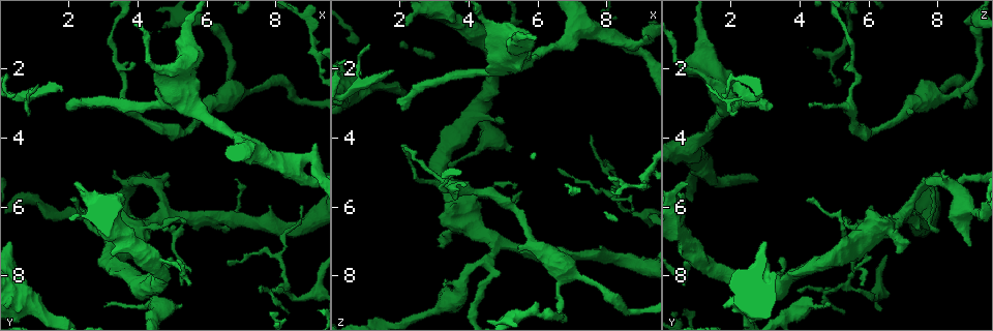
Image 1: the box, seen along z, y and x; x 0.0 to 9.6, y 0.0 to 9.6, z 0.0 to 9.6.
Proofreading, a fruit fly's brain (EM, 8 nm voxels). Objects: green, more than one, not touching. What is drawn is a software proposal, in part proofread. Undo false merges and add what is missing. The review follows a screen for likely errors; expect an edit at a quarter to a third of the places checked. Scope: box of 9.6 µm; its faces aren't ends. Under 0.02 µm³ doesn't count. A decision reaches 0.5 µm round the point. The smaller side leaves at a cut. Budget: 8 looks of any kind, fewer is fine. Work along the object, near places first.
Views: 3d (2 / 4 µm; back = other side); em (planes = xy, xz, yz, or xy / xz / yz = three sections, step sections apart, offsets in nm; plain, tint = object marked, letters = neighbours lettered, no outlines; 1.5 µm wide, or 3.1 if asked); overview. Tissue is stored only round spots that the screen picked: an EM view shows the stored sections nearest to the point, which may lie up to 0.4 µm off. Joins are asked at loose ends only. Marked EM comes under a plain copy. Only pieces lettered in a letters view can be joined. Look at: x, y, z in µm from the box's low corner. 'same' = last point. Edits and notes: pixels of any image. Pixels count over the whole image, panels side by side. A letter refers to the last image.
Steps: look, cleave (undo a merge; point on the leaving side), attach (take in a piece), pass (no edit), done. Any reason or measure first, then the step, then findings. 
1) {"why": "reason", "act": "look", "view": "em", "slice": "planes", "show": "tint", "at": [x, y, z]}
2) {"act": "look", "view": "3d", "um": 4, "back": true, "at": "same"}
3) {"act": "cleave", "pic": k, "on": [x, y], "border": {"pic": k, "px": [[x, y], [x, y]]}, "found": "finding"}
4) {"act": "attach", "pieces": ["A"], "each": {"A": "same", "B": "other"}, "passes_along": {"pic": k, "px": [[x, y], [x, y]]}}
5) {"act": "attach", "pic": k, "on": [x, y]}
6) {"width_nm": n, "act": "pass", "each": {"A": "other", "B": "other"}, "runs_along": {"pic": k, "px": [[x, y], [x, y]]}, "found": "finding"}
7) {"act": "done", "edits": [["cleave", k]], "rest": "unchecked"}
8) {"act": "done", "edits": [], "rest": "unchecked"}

{"why": "an open end", "act": "look", "view": "3d", "um": 2, "at": [5.15, 8.90, 4.40]}

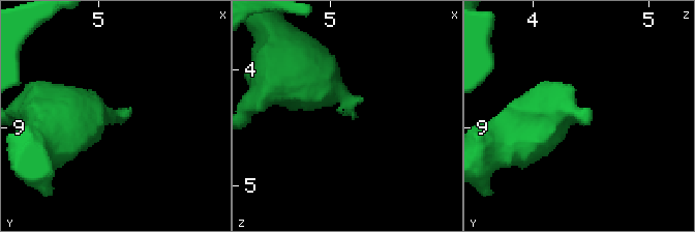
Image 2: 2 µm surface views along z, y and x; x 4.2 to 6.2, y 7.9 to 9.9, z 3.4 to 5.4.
{"act": "look", "view": "em", "slice": "yz", "step": 8, "show": "letters", "at": [5.20, 8.88, 4.46]}

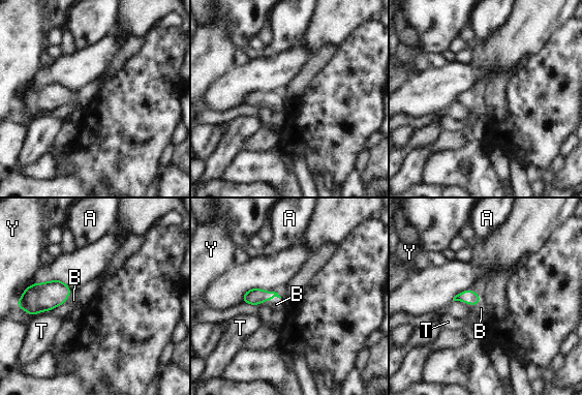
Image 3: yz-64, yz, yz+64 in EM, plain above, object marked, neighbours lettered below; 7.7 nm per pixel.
{"longest_contact_nm": ["B", 140], "act": "attach", "pieces": ["B"], "each": {"A": "other", "B": "same", "T": "other", "Y": "other"}, "passes_along": {"pic": 3, "px": [[469, 297], [473, 304], [481, 308]]}, "found": "it goes on there"}

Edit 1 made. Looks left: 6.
{"why": "see it whole again", "act": "look", "view": "overview"}

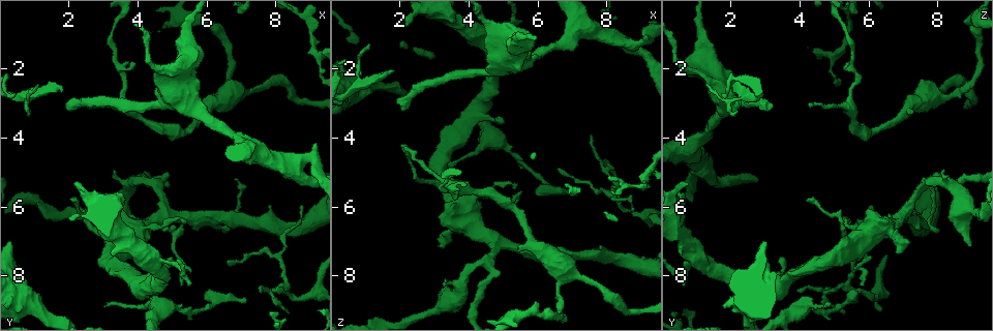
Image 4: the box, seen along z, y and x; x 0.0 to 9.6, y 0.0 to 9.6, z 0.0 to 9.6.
{"why": "branch stops here", "act": "look", "view": "em", "slice": "xz", "step": 8, "show": "letters", "at": [7.10, 8.80, 5.65]}

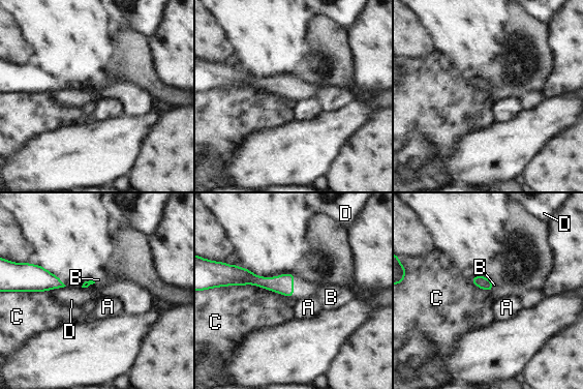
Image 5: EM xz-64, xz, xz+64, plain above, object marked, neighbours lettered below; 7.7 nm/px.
{"why": "another direction", "act": "look", "view": "em", "slice": "planes", "show": "letters", "at": "same"}

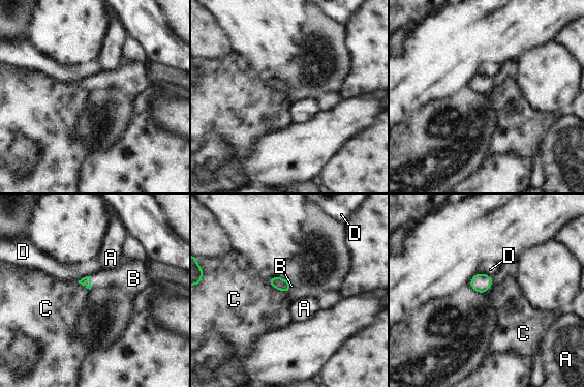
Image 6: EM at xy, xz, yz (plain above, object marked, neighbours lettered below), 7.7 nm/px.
{"act": "attach", "pieces": ["B"], "each": {"A": "other", "B": "same", "C": "other", "D": "other"}, "found": "it goes on there"}

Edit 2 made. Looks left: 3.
{"why": "long arm stops here", "act": "look", "view": "em", "slice": "planes", "show": "tint", "at": [2.10, 3.10, 3.15]}

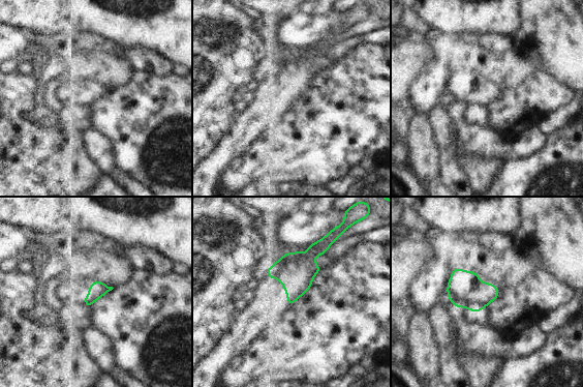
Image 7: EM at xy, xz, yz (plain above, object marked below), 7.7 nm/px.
{"act": "look", "view": "em", "slice": "planes", "show": "letters", "at": "same"}

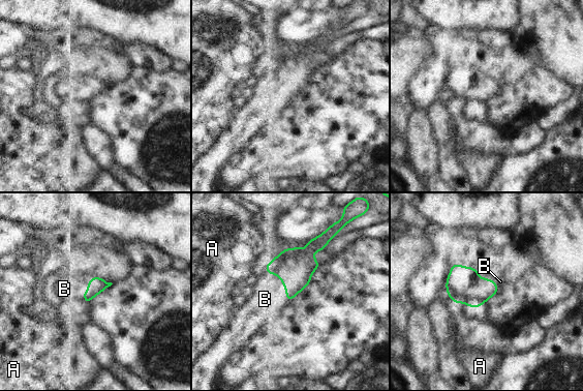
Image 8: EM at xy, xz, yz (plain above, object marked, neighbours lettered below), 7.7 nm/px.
{"width_nm": 130, "act": "attach", "pieces": ["B"], "each": {"A": "other", "B": "same"}, "passes_along": {"pic": 8, "px": [[295, 267], [283, 284], [265, 299]]}, "found": "the neuron continues"}

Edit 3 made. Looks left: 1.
{"act": "done", "edits": [["attach", 3], ["attach", 6], ["attach", 8]], "rest": "unchecked"}

